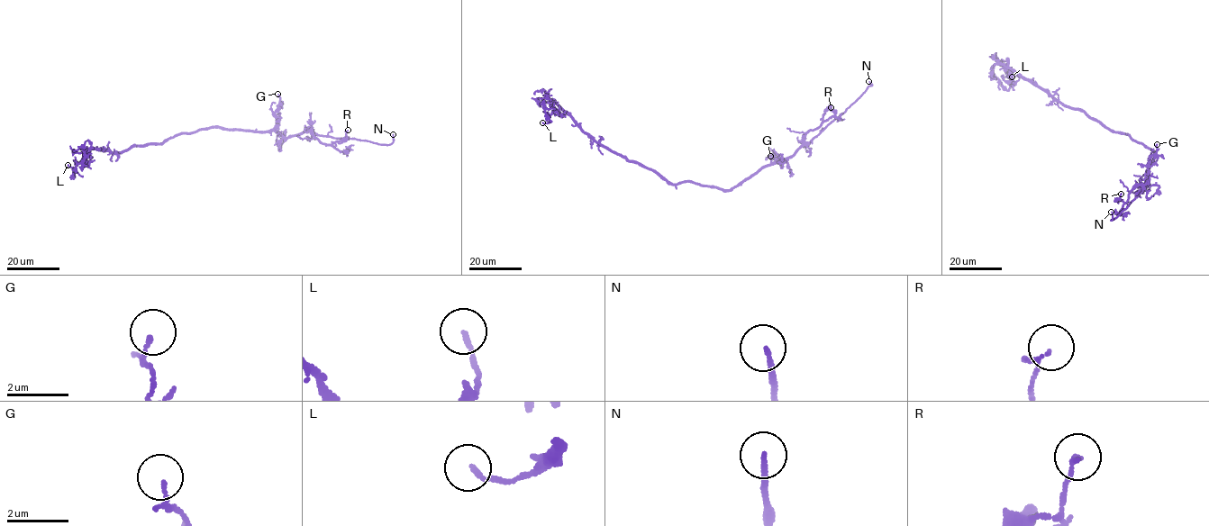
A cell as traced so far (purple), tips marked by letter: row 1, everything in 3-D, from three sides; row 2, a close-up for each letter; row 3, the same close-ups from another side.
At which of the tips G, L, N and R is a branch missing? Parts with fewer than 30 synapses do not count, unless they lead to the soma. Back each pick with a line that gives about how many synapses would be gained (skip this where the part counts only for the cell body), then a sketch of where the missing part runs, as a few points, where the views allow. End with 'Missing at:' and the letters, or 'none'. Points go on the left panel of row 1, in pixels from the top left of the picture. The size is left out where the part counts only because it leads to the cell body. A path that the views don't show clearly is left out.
N: Course of what is missing: (393, 134), (410, 128), (416, 129), (435, 124), (435, 121)
Missing at: N

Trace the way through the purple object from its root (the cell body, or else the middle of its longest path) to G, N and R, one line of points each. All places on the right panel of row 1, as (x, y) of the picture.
G: (1130, 137), (1156, 155), (1147, 171), (1149, 175), (1147, 165), (1150, 156), (1157, 150), (1157, 144)
N: (1130, 137), (1149, 149), (1155, 156), (1147, 171), (1146, 187), (1142, 186), (1128, 207), (1111, 221), (1111, 212)
R: (1130, 137), (1156, 155), (1147, 171), (1146, 187), (1133, 185), (1125, 203), (1117, 199), (1121, 194)

